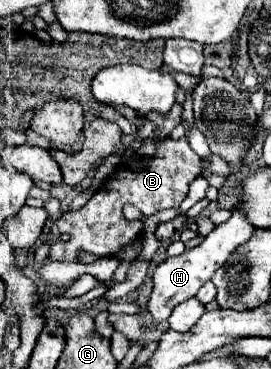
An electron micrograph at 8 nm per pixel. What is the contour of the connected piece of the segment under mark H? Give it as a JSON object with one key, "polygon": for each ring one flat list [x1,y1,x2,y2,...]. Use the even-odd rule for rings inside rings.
{"polygon":[[232,211,232,217,220,225,216,225,214,231,198,247,186,249,182,255,168,257,166,261,162,261,152,275,154,287,152,287,150,301,148,301,148,311,150,311,152,319,156,323,166,321,176,305,194,297,198,293,198,289,206,281,212,279,216,269,222,267,222,263,226,263,226,259,234,253,234,249,238,249,242,243,246,243,250,239,252,231,254,231,254,225,250,225,250,221,240,211]]}

